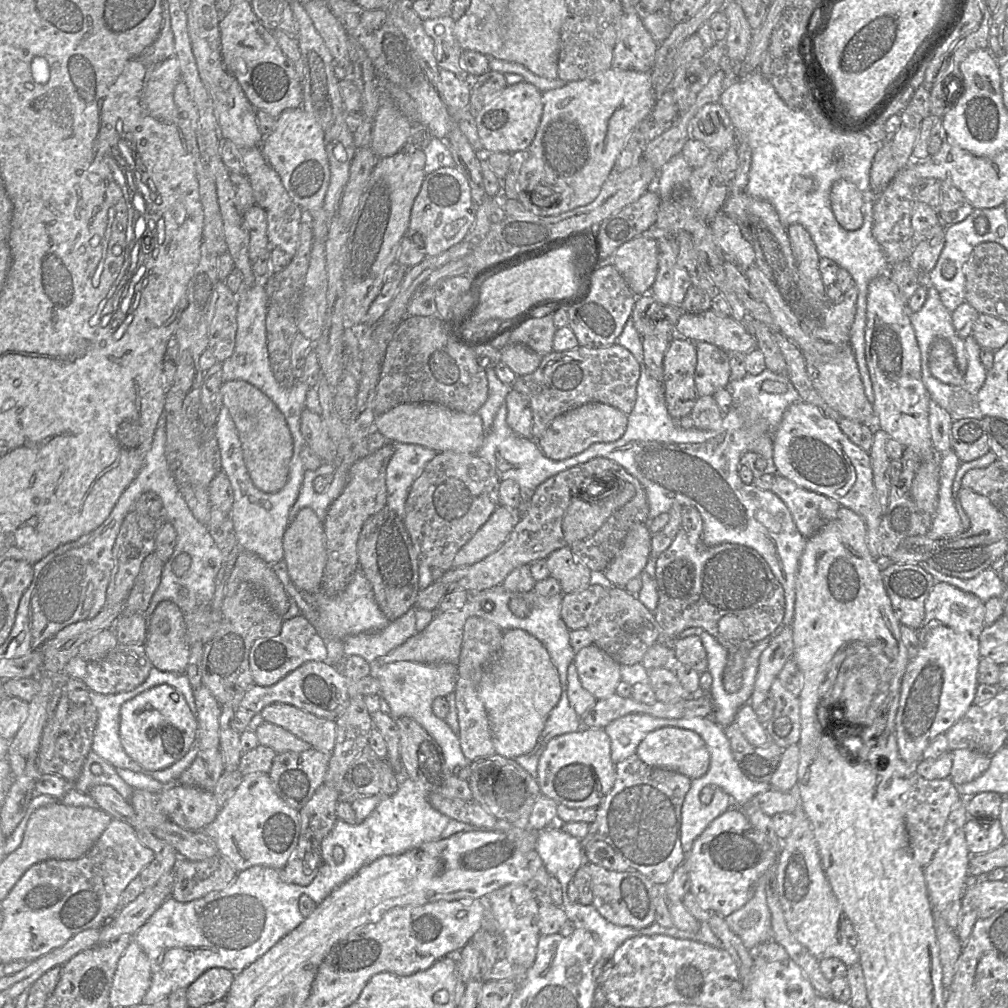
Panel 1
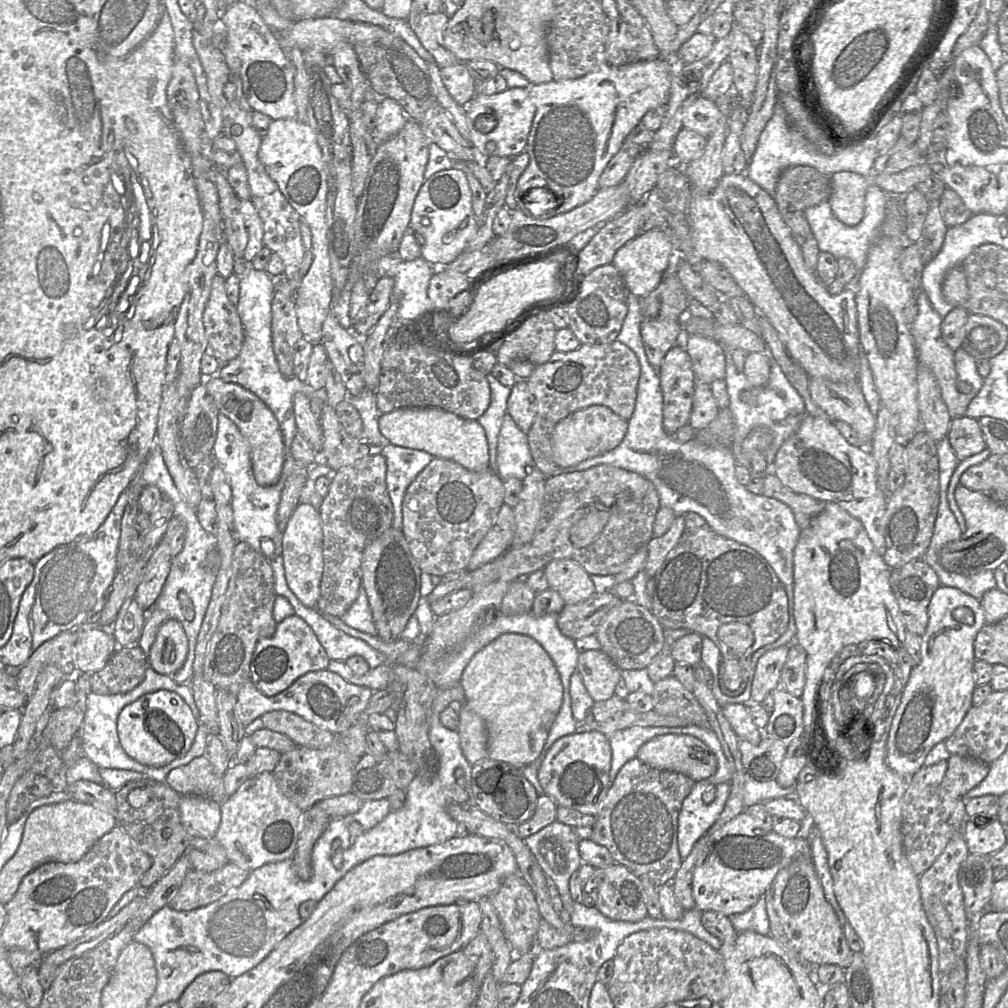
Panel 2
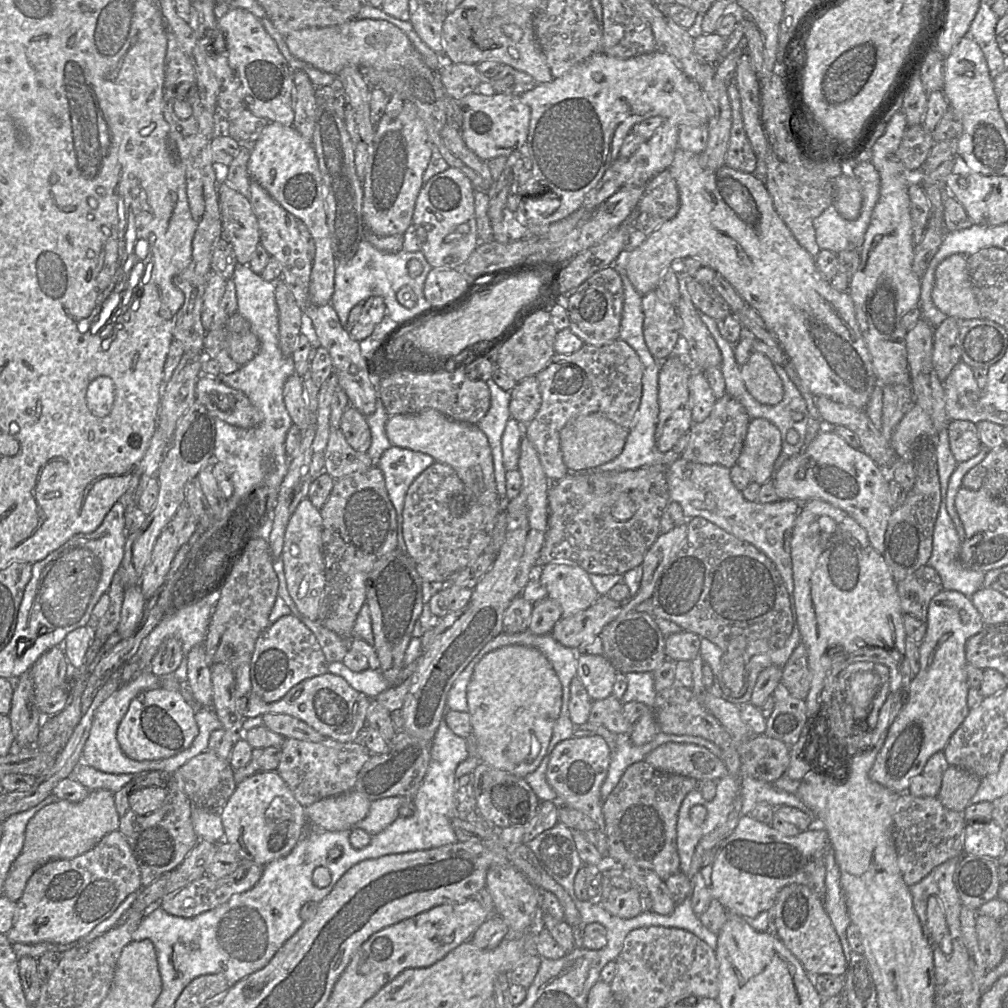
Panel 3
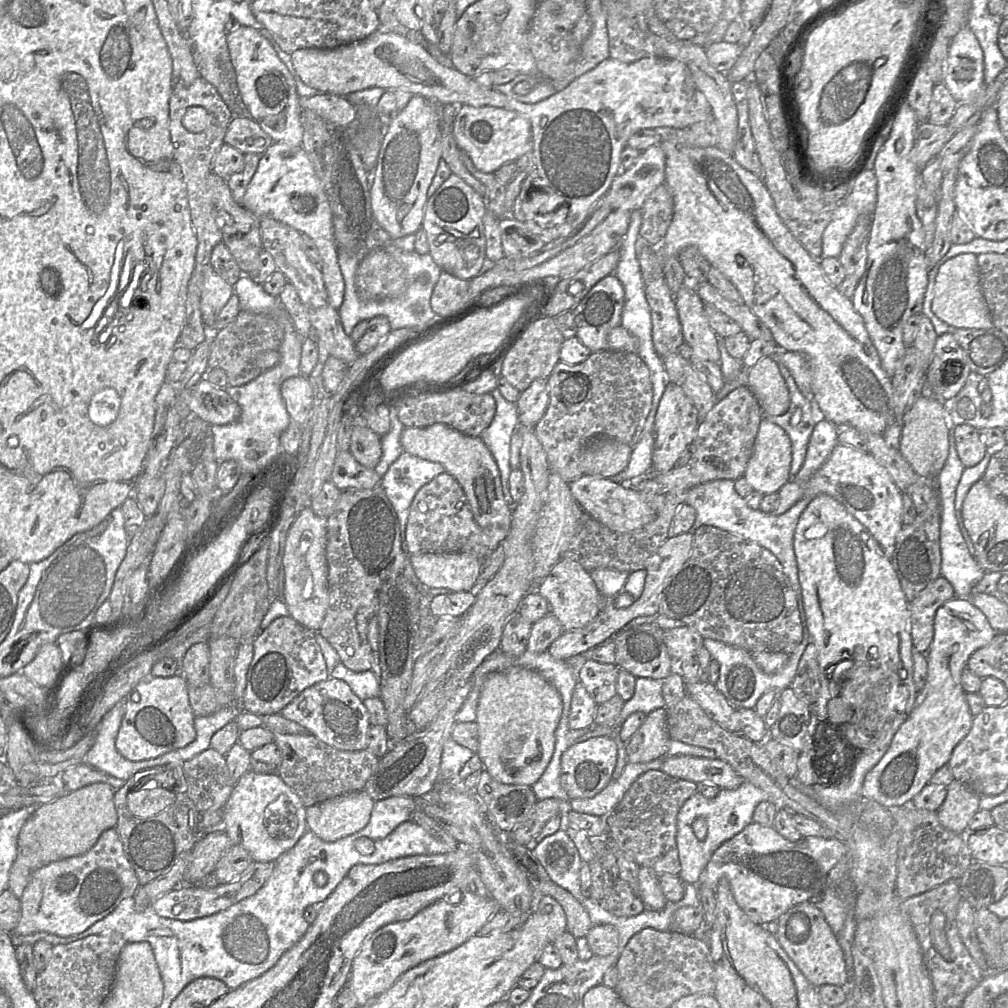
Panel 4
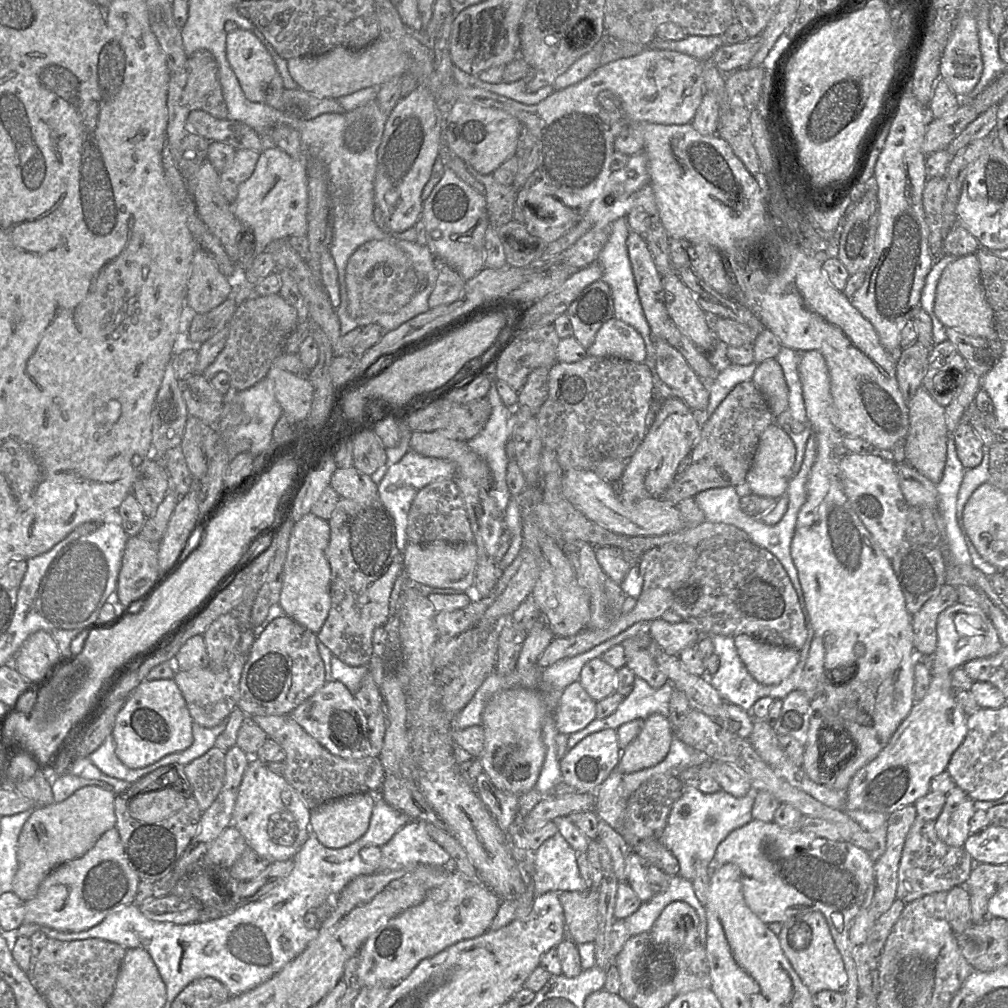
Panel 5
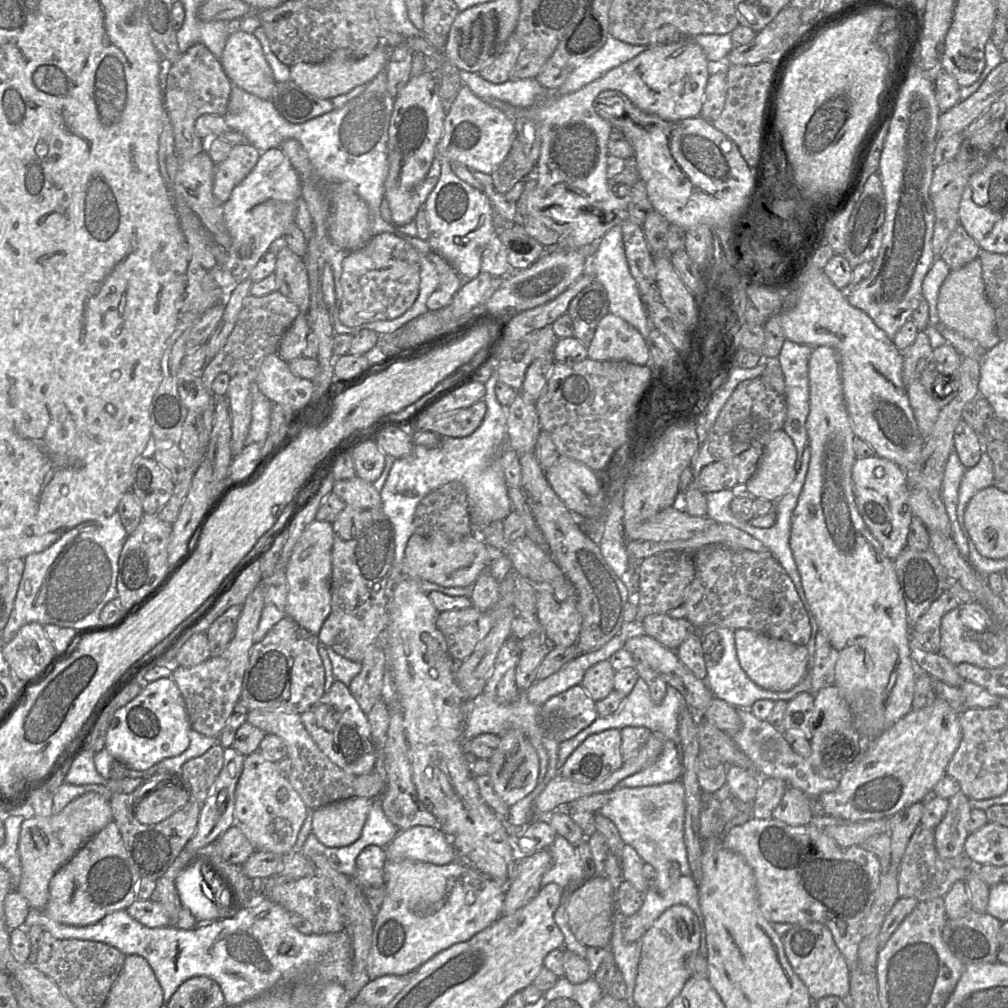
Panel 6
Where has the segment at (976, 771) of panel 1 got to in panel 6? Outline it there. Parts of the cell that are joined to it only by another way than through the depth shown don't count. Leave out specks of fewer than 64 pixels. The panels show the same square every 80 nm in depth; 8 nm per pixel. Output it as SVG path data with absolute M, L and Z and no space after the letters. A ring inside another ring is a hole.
M959 791L949 799L946 815L935 828L935 847L942 858L953 858L964 853L964 844L970 834L968 822L972 807Z

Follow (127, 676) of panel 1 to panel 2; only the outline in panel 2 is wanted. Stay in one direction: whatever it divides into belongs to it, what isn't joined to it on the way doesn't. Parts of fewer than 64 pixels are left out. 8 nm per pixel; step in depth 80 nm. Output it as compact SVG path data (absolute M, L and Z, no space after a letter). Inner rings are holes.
M138 645L118 647L104 668L90 675L91 690L100 695L130 692L143 681L148 666L147 655Z

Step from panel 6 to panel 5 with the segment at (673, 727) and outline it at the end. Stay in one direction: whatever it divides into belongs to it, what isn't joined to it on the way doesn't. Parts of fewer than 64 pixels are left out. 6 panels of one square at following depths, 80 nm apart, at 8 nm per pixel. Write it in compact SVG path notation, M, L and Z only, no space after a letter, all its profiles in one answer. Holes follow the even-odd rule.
M636 677L633 690L627 697L623 698L622 702L615 710L615 712L603 719L595 718L584 729L568 735L567 749L572 749L580 740L592 733L599 732L605 729L617 730L617 728L622 724L630 722L634 719L646 720L650 715L655 713L662 714L663 716L668 718L669 702L673 690L674 686L671 682L667 681L667 683L661 688L654 689L645 680Z

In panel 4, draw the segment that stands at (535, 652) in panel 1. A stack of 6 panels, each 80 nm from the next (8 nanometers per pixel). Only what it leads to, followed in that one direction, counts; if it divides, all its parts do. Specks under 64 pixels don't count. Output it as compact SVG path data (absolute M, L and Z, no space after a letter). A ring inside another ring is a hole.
M514 666L485 680L477 705L478 751L483 769L509 785L532 786L546 769L562 711L559 692L539 672Z

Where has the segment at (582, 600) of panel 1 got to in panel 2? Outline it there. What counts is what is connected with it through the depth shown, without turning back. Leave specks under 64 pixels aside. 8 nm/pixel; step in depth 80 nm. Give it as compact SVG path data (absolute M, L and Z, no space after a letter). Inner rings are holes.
M609 591L596 592L589 599L577 604L565 604L558 615L558 628L572 640L595 635L608 612L623 601Z

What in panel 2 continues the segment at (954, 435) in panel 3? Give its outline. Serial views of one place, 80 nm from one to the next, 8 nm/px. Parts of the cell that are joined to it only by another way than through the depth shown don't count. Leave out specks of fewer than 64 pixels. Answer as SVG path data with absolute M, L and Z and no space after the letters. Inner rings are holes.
M967 416L951 419L947 437L958 461L978 454L986 448L978 420Z

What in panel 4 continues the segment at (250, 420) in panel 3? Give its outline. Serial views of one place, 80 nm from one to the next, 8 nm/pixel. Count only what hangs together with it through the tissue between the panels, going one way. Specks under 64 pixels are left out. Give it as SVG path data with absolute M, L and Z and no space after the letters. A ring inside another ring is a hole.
M202 377L188 393L188 410L210 425L223 425L236 421L241 409L227 390L211 384Z

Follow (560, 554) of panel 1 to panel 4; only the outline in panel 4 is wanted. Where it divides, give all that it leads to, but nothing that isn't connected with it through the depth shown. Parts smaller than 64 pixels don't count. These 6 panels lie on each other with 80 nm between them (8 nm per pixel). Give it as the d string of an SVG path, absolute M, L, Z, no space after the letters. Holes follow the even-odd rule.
M560 558L533 588L546 599L550 613L559 620L563 631L585 626L596 617L602 607L602 595L590 577L590 573L569 559Z

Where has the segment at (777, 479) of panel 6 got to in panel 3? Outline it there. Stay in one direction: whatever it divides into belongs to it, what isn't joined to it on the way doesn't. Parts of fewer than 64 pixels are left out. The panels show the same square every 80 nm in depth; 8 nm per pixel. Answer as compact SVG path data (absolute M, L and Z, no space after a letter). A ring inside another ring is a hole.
M751 419L737 465L749 473L751 481L762 485L772 478L774 463L781 450L782 440L779 429L767 419Z

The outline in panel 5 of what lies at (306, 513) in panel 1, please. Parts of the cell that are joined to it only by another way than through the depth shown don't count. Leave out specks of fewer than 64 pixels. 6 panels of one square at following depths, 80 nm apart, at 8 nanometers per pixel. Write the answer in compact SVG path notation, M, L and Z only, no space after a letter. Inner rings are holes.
M313 513L304 515L293 525L284 564L284 579L279 604L286 616L314 634L321 630L331 607L331 568L326 557L330 528L328 521Z

